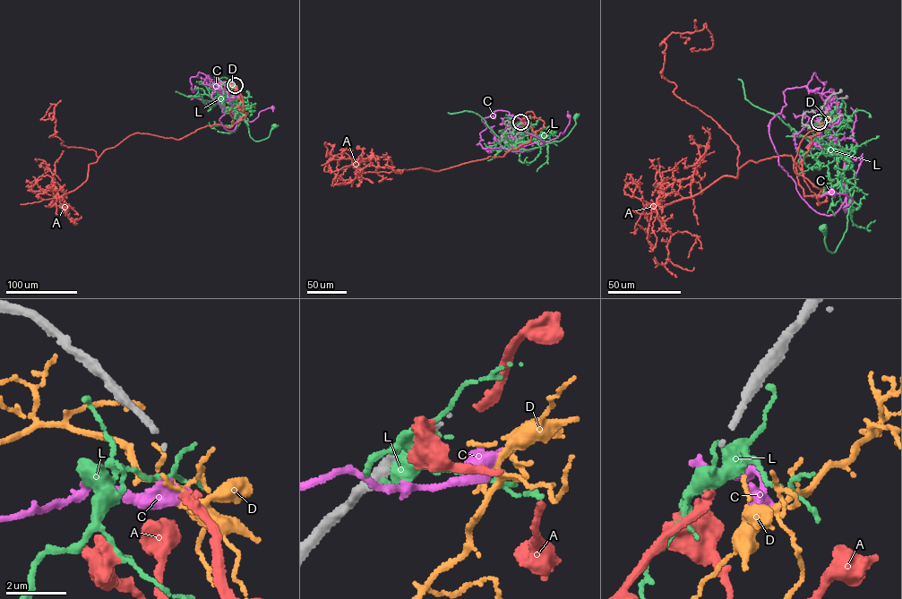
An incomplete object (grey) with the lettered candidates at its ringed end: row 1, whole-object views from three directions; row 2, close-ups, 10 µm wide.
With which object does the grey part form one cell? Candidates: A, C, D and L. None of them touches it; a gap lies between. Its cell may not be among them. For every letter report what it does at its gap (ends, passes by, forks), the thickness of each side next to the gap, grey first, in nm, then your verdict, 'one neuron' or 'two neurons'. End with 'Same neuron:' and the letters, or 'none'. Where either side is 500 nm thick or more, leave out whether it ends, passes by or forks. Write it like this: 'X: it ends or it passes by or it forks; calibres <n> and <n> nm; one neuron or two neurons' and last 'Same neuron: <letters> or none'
A: it ends; calibres 110 and 280 nm; one neuron
C: calibres 110 and 550 nm; two neurons
D: it ends; calibres 110 and 120 nm; two neurons
L: it ends; calibres 110 and 150 nm; two neurons
Same neuron: A

